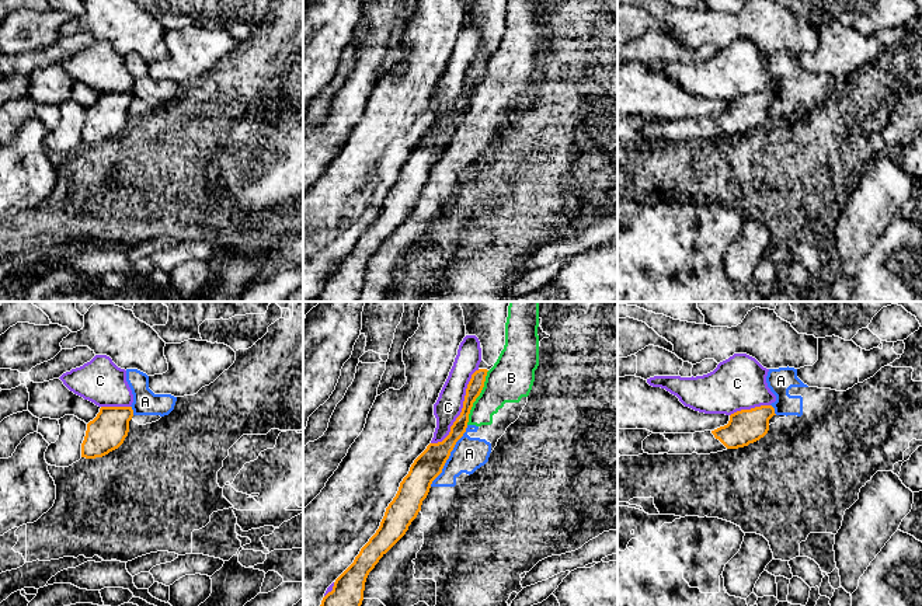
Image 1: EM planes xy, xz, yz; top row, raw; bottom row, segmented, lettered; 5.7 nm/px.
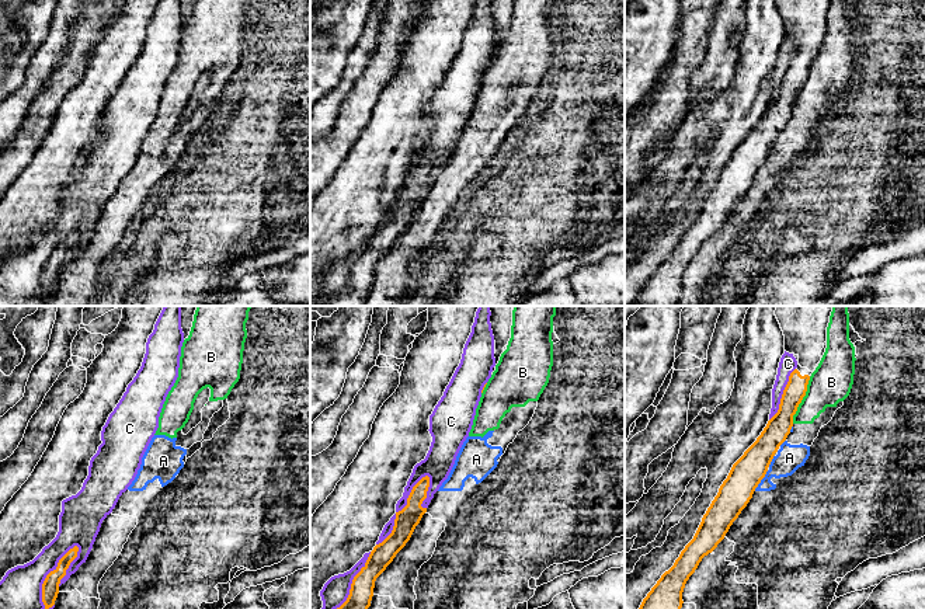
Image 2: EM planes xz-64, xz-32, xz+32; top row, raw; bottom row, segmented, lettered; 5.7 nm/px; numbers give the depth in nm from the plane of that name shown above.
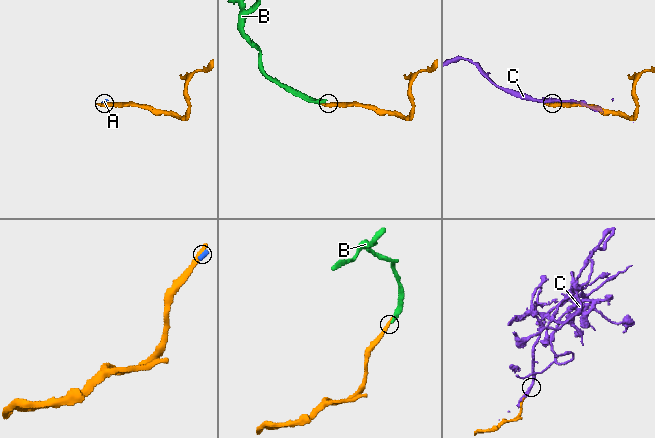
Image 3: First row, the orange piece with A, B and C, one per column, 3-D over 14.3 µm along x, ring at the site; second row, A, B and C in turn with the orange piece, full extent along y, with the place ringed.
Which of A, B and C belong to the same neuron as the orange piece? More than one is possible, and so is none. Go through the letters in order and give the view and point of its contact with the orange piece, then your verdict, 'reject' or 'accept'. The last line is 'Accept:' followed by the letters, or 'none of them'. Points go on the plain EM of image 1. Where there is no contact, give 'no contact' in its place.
A: xz (449, 140) | reject
B: xz (477, 82) | reject
C: xz (462, 96) | reject
Accept: none of them

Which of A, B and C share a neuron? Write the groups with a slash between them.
A B / C

